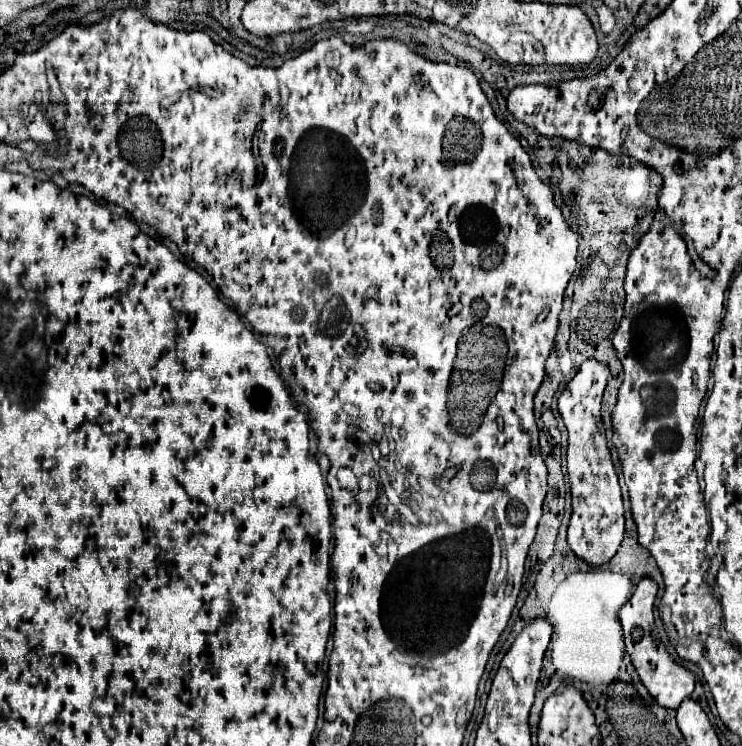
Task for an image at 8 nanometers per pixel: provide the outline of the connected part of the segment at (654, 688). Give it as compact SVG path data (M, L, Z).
M642 578L640 584L636 586L632 598L628 604L620 610L620 624L624 630L624 642L626 642L626 652L632 658L632 664L642 680L642 684L648 688L652 698L662 706L676 710L684 698L688 698L694 690L694 674L686 670L684 666L676 664L674 658L666 652L664 644L658 644L654 638L654 600L656 600L658 584L652 578Z

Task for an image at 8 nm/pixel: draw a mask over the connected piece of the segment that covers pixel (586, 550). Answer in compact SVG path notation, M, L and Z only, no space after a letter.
M590 358L580 366L578 374L558 398L558 410L568 430L568 476L572 486L572 518L568 526L568 544L578 558L594 566L608 562L618 552L625 532L622 492L600 414L602 394L608 376L608 364Z

